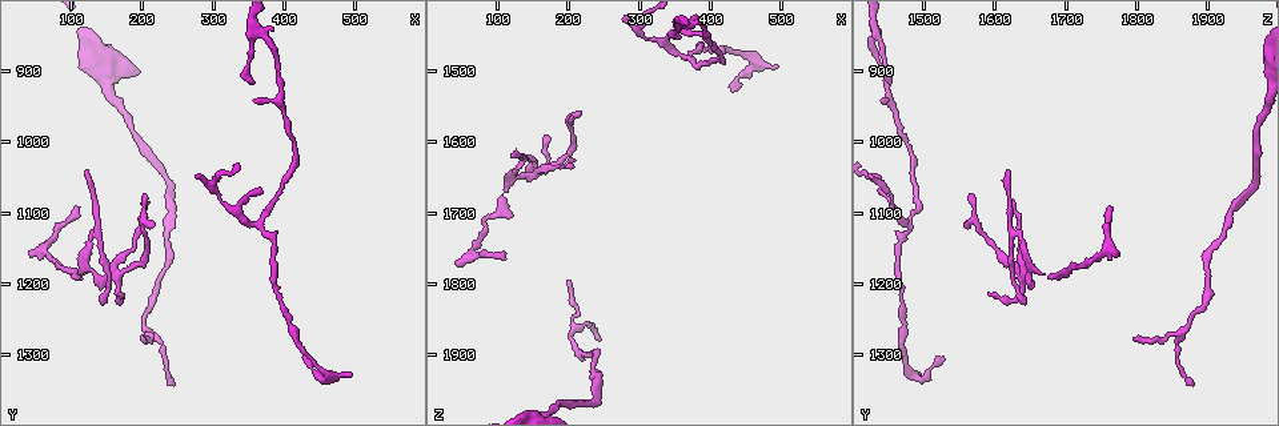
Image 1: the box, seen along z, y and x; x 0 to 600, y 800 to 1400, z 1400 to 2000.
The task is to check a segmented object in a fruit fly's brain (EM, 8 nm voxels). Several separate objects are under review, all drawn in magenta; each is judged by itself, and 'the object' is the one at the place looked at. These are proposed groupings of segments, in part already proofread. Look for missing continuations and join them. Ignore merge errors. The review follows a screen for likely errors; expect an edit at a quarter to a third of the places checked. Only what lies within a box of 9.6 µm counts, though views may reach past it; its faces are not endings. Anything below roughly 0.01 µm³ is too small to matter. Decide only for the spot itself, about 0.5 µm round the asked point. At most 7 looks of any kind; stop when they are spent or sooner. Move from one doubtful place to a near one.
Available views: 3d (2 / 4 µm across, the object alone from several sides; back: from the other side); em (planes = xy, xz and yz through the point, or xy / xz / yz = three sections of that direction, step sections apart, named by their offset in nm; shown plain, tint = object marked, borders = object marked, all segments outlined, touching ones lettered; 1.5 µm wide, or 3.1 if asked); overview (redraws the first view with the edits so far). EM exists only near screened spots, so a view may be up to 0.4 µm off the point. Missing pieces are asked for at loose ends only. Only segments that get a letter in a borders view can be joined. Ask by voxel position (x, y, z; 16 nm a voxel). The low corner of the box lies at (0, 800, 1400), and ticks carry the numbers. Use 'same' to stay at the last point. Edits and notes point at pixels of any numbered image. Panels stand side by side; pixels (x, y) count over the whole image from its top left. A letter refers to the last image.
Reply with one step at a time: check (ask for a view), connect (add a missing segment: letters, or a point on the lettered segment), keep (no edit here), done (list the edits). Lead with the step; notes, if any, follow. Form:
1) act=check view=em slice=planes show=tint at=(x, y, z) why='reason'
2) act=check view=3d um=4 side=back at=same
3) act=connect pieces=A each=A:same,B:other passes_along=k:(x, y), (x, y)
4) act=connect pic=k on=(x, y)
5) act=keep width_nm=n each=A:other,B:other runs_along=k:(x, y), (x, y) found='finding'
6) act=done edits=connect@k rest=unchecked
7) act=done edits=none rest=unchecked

act=check view=3d um=4 at=(105, 1085, 1760) why='tapers out'

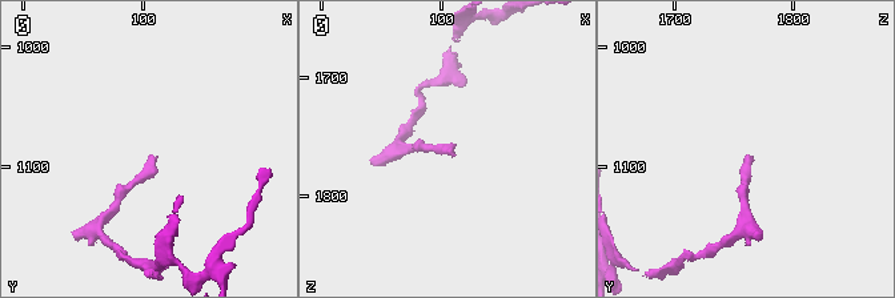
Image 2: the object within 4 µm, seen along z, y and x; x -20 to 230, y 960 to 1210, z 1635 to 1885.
act=check view=em slice=xy step=4 show=borders at=(108, 1092, 1762)

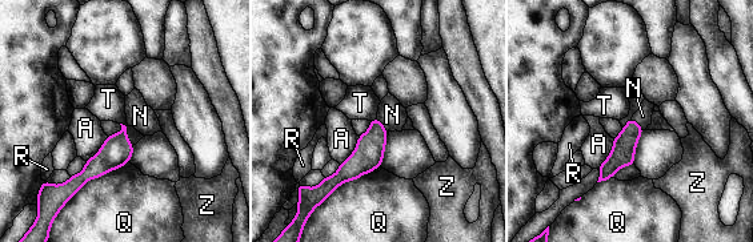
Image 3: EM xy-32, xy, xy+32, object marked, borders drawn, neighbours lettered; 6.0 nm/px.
act=check view=em slice=planes show=borders at=same

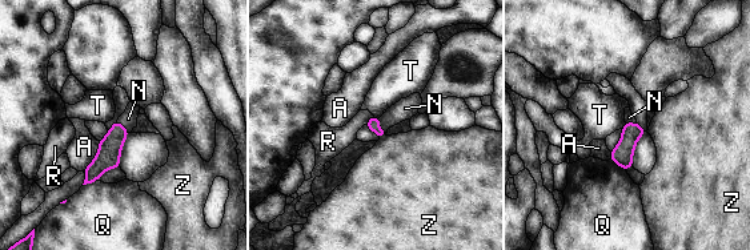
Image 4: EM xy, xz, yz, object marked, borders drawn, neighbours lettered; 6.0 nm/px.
act=connect pieces=N each=A:other,N:same,Q:other,R:other,T:other,Z:other passes_along=4:(373, 124), (378, 126), (405, 108) found='it goes on there'

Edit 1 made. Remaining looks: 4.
act=check view=overview why='redraw'

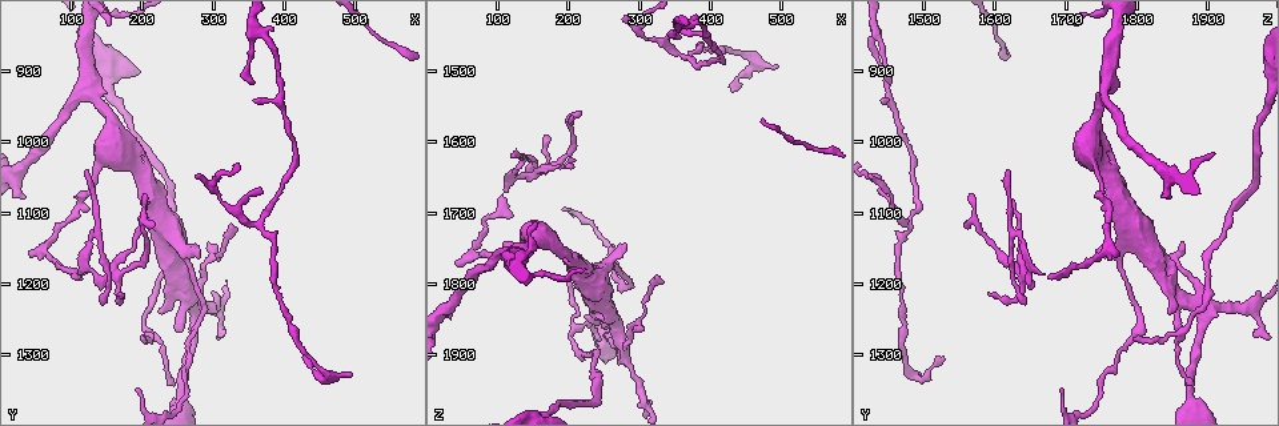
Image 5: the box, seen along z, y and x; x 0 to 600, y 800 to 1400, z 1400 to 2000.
act=check view=3d um=2 at=(280, 1160, 1745) why='branch stops here'

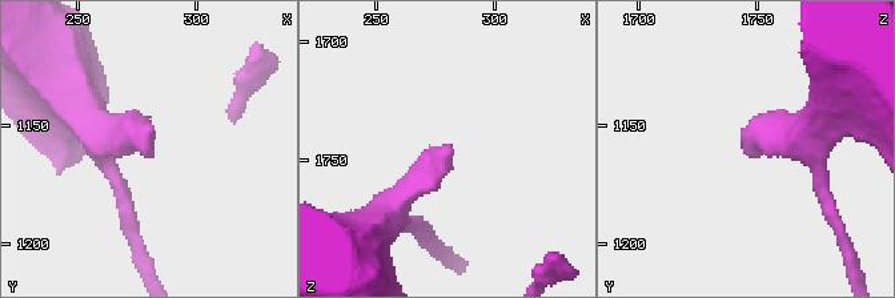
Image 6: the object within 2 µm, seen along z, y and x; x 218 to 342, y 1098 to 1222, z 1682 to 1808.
act=check view=em slice=xy step=4 show=tint at=(280, 1158, 1744)

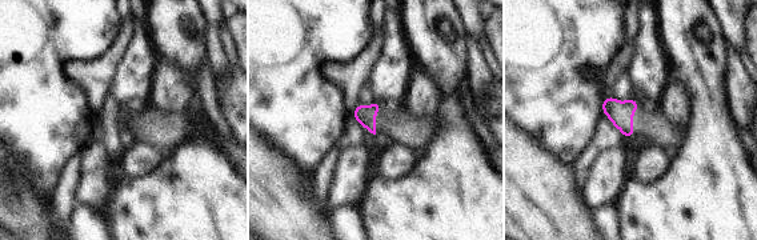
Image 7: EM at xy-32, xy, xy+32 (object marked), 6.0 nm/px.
act=check view=em slice=planes show=borders at=same why='cut it another way'

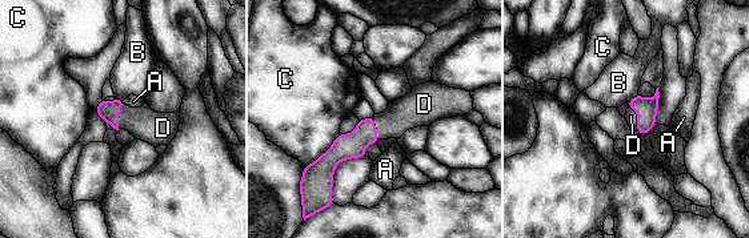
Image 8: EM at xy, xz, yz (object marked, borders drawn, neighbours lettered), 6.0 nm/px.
act=connect pieces=D longest_contact=C:300nm each=A:other,B:other,C:other,D:same passes_along=8:(647, 108), (637, 117), (631, 116) found='the neuron continues'

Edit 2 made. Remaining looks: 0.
act=done edits=connect@4,connect@8 rest=unchecked

